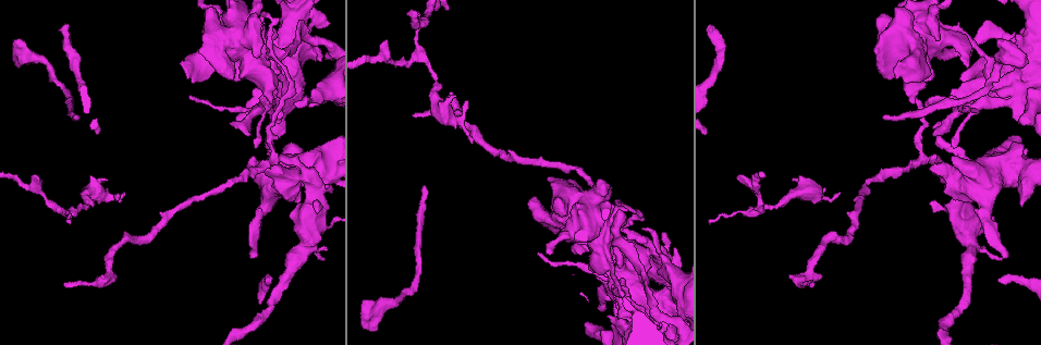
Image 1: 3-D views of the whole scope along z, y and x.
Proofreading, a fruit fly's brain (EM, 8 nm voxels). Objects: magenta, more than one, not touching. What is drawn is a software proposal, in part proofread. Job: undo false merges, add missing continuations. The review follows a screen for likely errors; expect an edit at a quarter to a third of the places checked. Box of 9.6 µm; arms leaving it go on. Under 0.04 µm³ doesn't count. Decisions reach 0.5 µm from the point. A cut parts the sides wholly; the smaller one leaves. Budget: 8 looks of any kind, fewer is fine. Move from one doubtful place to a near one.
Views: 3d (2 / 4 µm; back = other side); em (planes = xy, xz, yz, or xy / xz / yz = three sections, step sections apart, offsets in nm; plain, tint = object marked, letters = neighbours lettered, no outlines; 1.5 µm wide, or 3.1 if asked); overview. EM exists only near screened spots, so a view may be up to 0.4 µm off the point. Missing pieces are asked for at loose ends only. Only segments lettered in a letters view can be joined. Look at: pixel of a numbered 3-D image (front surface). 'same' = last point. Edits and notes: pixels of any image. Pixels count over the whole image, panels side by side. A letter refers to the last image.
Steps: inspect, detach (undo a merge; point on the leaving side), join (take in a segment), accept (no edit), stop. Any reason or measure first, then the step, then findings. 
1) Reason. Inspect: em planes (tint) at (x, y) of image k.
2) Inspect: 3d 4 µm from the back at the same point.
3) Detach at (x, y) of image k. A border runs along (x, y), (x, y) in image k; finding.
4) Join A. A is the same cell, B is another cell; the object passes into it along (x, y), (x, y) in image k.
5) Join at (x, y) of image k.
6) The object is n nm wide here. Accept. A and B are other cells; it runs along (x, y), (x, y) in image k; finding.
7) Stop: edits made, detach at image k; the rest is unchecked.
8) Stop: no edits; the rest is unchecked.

Inspect: 3d 4 µm at (608, 279) of image 1.

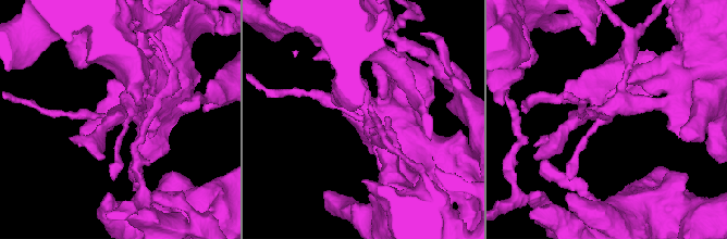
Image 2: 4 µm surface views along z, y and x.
Inspect: em yz step 8 (tint) at (607, 111) of image 2.

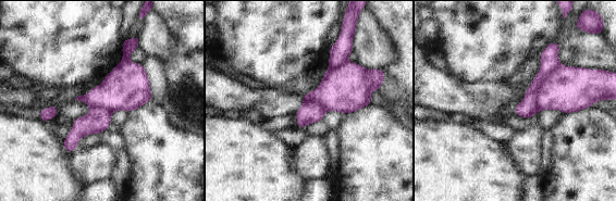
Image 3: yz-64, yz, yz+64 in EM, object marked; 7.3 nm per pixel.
Another direction. Inspect: em planes (letters) at the same point.

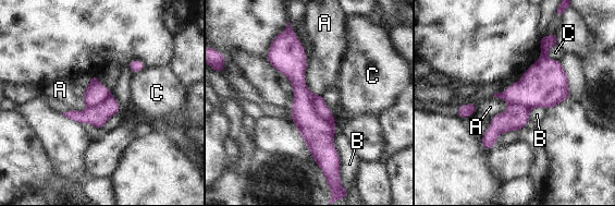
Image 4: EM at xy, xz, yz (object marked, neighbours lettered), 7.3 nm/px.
Detach at (319, 105) of image 4. A, B and C are other cells; a border runs along (314, 95), (315, 111), (333, 121) in image 4; a second neuron is stuck on.

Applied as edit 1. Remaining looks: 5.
See it whole again. Inspect: overview.

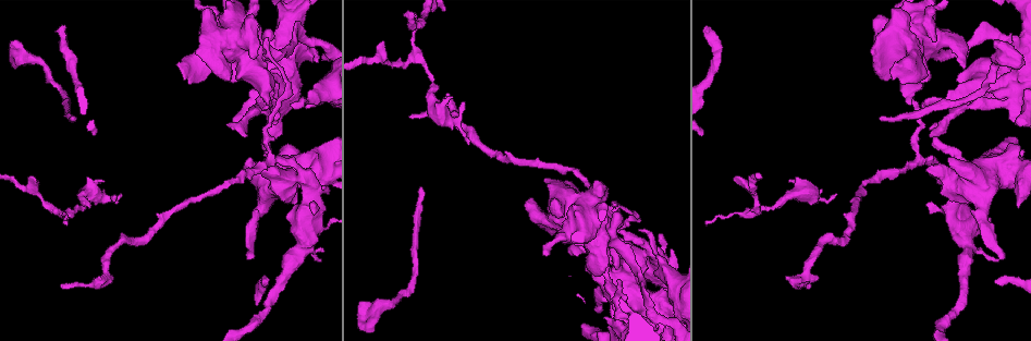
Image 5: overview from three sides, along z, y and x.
Thick end. Inspect: 3d 4 µm from the back at (266, 104) of image 5.

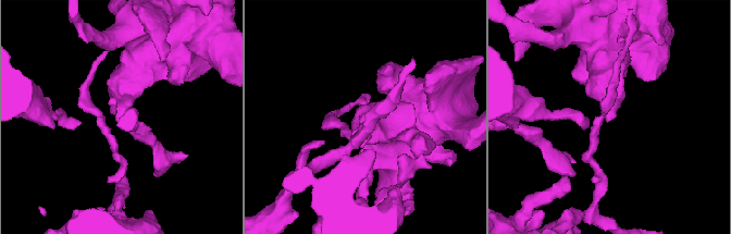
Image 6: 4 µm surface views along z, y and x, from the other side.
Now the EM. Inspect: em planes (letters) at (610, 119) of image 6.

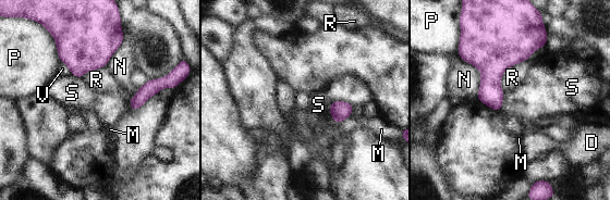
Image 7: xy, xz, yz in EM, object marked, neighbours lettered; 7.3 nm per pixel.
Accept. D, M, N, P, R, S and V are other cells; a border runs along (60, 61), (68, 67), (71, 74) in image 7; no lettered segment goes on from it.

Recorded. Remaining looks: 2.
Thin end. Inspect: em planes (letters) at (114, 197) of image 5.

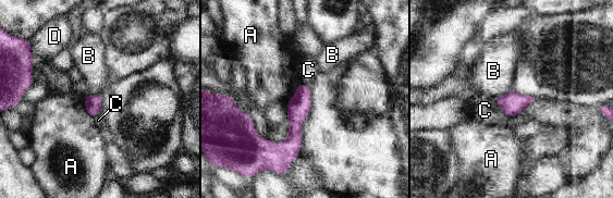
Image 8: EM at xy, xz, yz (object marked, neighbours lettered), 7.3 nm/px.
The object is 130 nm wide here. Accept. A, B, C and D are other cells; no lettered segment goes on from it.

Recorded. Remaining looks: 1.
Stop: edits made, detach at image 4; the rest is unchecked.

